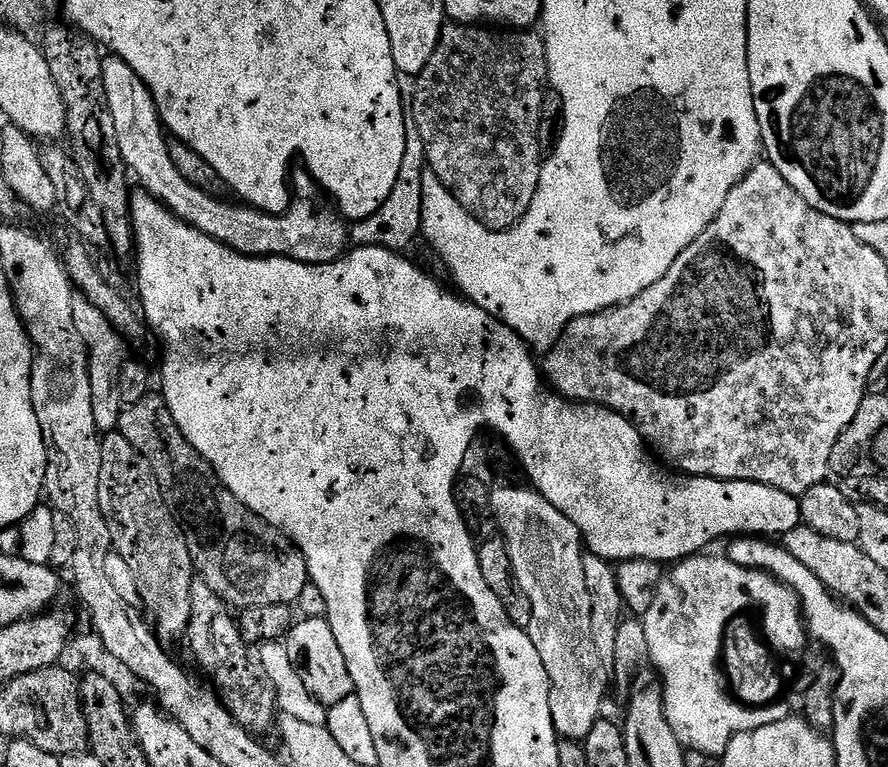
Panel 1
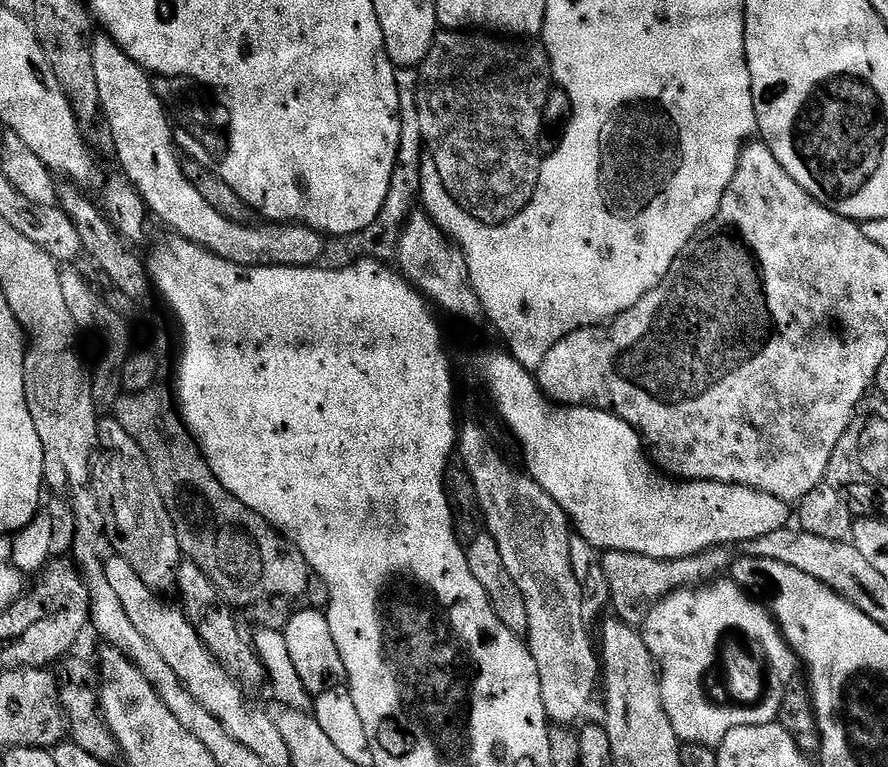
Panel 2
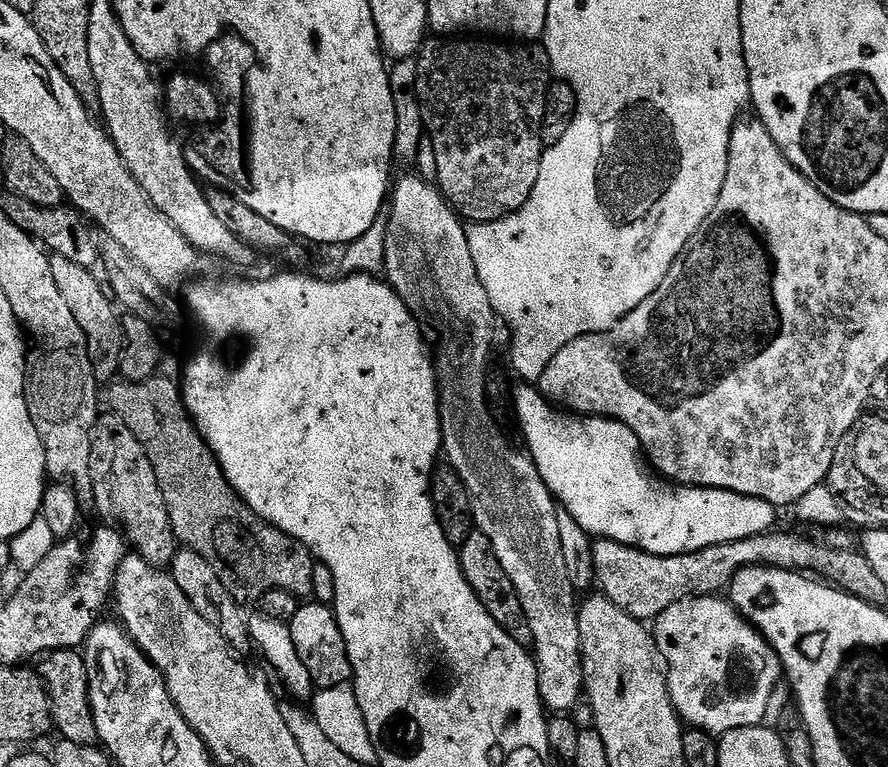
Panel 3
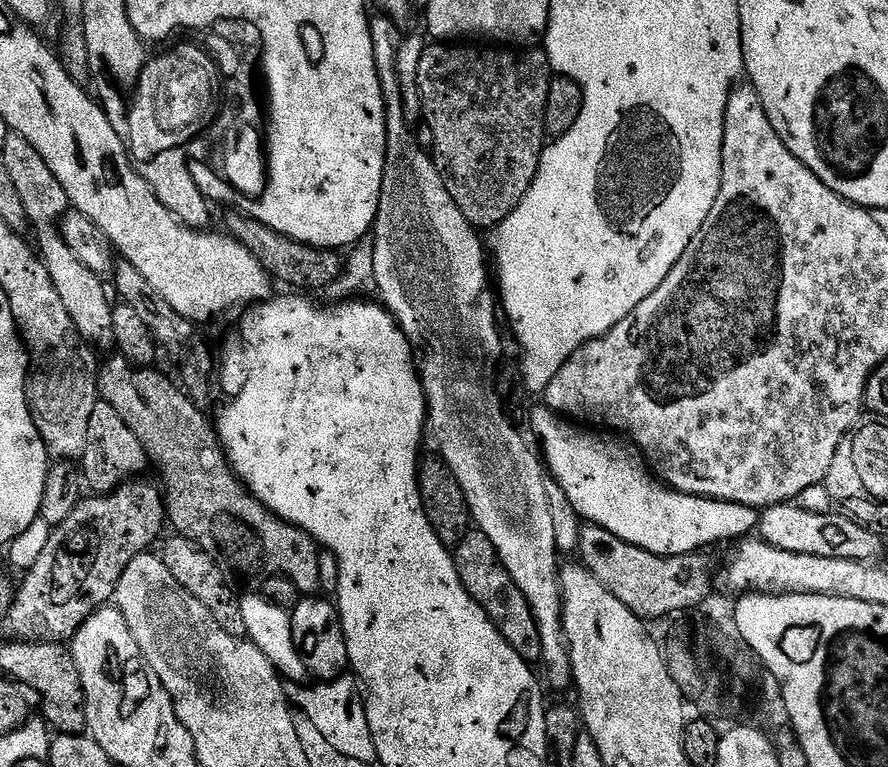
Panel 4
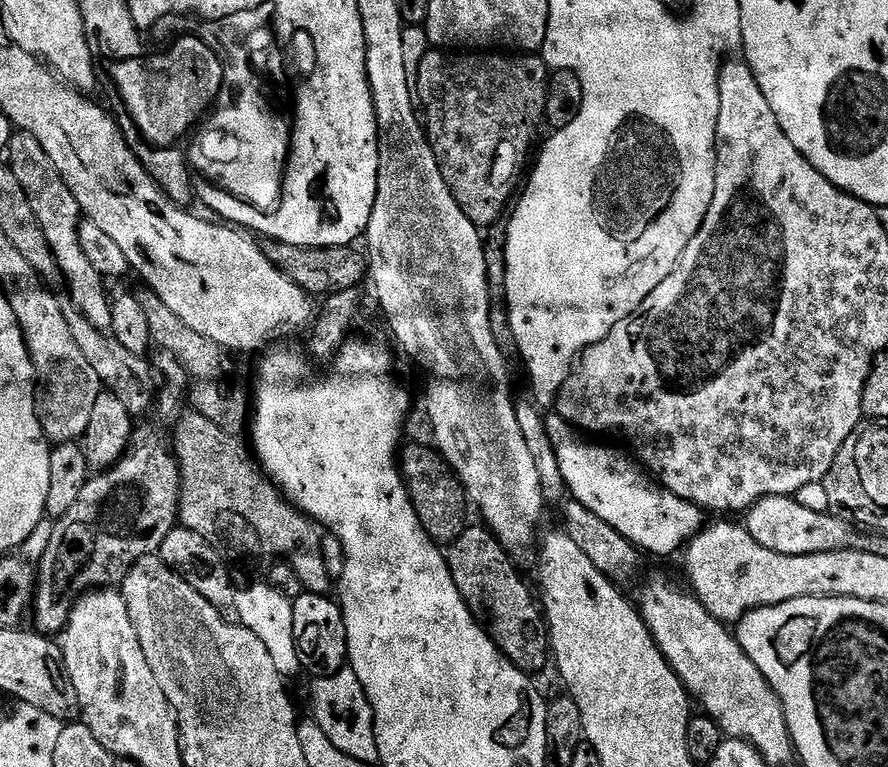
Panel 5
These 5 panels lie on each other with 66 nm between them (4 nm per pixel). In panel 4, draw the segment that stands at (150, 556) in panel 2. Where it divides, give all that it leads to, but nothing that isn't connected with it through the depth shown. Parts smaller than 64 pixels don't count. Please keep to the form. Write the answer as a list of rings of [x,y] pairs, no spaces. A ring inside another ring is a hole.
[[[98,402],[94,406],[94,414],[90,414],[90,430],[88,445],[82,457],[82,480],[92,487],[96,494],[115,492],[117,488],[127,485],[144,467],[149,467],[150,461],[144,452],[144,447],[134,438],[134,430],[118,418],[118,410],[114,406]]]

